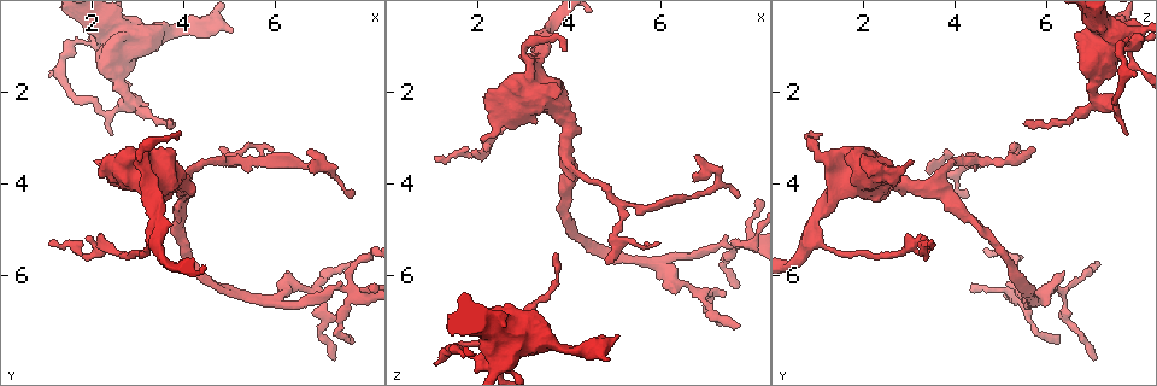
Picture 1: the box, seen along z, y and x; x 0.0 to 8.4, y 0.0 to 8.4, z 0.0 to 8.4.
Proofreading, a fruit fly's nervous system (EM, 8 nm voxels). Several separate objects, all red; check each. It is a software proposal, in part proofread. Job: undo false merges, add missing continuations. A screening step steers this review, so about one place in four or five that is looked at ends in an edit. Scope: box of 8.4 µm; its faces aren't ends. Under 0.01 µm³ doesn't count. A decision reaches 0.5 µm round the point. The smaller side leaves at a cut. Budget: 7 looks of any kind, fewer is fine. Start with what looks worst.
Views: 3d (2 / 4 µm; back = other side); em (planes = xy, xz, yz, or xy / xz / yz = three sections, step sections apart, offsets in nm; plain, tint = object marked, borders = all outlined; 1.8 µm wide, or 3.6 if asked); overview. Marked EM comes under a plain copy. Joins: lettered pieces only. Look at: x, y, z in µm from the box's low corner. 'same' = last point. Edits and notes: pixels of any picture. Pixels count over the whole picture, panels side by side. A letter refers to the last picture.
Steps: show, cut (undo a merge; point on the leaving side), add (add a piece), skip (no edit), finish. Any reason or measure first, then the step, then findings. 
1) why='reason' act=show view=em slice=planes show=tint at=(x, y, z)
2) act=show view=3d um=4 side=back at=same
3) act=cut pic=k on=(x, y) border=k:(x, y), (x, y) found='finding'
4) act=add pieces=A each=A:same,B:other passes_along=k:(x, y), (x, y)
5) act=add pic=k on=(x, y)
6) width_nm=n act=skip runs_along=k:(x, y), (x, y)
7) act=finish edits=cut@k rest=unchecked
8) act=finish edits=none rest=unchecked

why='four or more arms meet' act=show view=em um=3.6 slice=yz step=8 show=borders at=(2.50, 0.75, 7.75)

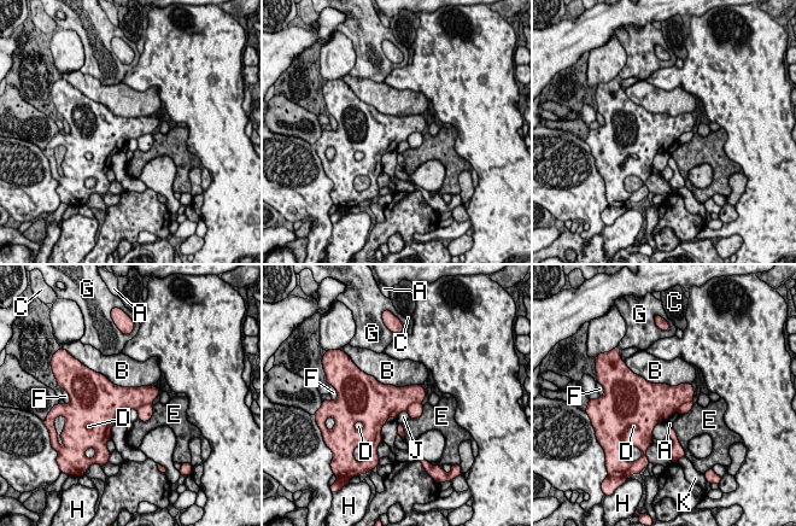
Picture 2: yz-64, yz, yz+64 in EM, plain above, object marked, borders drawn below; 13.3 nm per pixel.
longest_contact=B:800nm act=cut pic=2 on=(685, 408) each=A:other,B:other,C:other,D:other,E:other,F:other,G:other,H:other,J:other,K:other found='a second neuron is stuck on'

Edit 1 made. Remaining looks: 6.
why='abrupt turn' act=show view=3d um=4 at=(7.85, 6.35, 5.35)

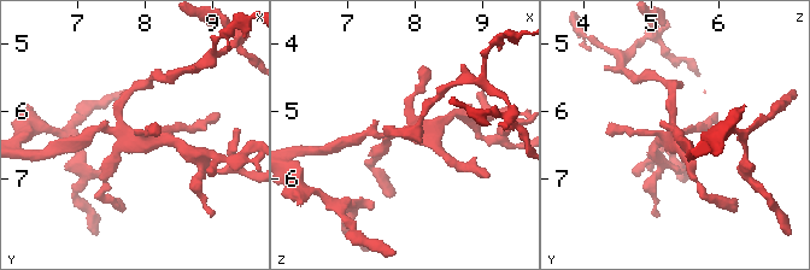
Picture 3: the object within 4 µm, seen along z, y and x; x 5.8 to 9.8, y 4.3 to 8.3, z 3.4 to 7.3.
act=show view=em slice=planes show=borders at=(7.80, 6.40, 5.35)

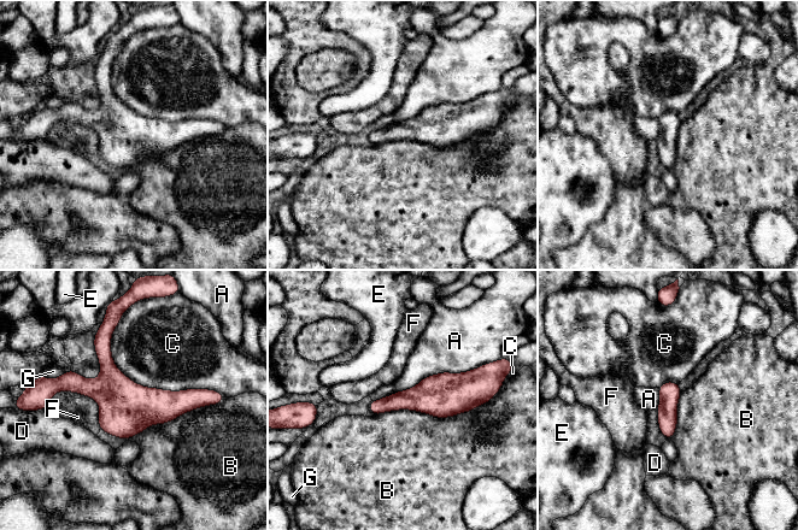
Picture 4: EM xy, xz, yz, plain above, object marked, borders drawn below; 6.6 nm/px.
act=skip each=A:other,B:other,C:other,D:other,E:other,F:other,G:other runs_along=4:(63, 387), (205, 399) found='continuous, no second neuron'

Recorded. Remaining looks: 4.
why='long arm stops here' act=show view=3d um=2 at=(1.10, 5.35, 3.45)

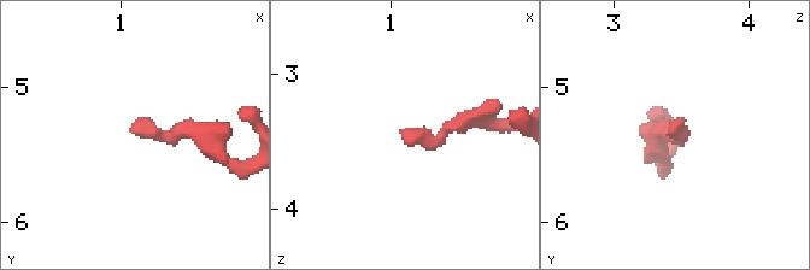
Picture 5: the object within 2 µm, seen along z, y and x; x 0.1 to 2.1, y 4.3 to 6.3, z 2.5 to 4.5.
why='need the tissue' act=show view=em slice=planes show=borders at=(1.06, 5.36, 3.42)

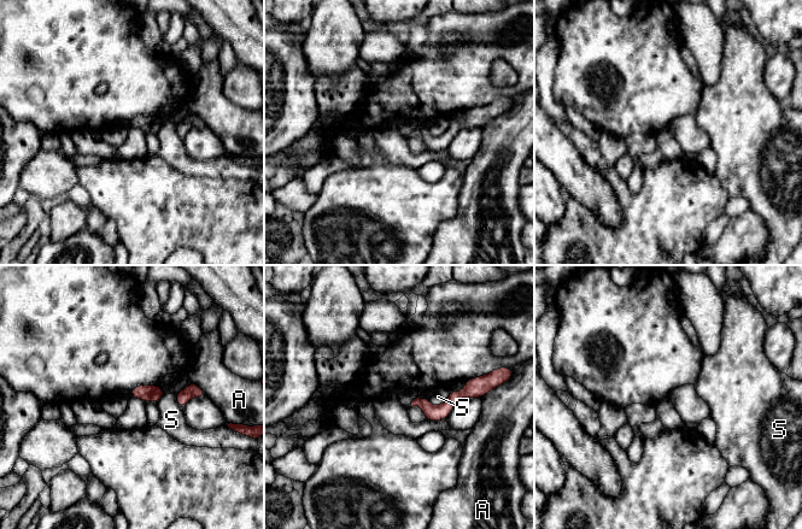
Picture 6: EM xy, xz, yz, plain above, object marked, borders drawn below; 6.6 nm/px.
longest_contact=S:180nm act=skip each=A:other,S:other found='none of them fits'

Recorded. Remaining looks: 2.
act=finish edits=cut@2 rest=unchecked

